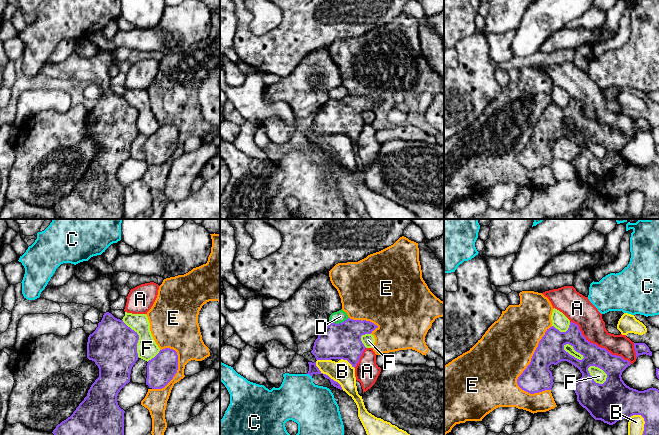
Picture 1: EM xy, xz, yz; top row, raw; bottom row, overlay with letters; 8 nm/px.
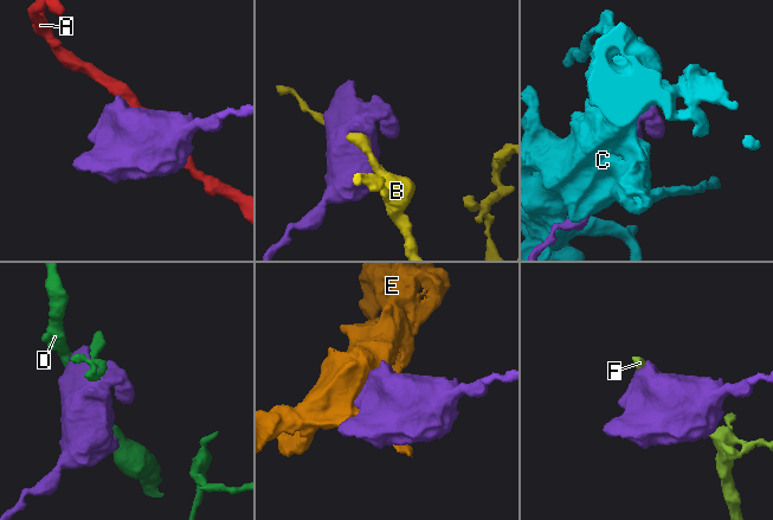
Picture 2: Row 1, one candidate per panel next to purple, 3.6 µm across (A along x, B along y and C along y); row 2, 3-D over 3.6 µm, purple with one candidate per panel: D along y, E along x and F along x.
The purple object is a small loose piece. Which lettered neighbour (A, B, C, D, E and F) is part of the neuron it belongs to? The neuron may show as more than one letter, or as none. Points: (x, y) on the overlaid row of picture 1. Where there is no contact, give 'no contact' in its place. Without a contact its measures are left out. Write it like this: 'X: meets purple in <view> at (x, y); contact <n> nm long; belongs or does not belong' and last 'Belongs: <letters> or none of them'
A: meets purple in yz at (599, 347); contact 600 nm long; does not belong
B: meets purple in xz at (327, 375); contact 320 nm long; does not belong
C: meets purple in xz at (309, 374); contact 50 nm long; does not belong
D: meets purple in xz at (339, 323); contact 160 nm long; does not belong
E: meets purple in yz at (531, 361); contact 600 nm long; does not belong
F: meets purple in yz at (600, 368); contact 190 nm long; does not belong
Belongs: none of them

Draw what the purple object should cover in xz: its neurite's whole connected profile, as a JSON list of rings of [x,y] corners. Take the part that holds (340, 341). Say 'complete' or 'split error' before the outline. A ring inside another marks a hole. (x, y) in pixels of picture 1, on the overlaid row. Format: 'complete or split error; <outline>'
complete; [[[348,318],[342,323],[329,323],[318,335],[311,353],[316,360],[343,359],[356,367],[365,350],[361,336],[371,334],[377,325],[366,320]]]

